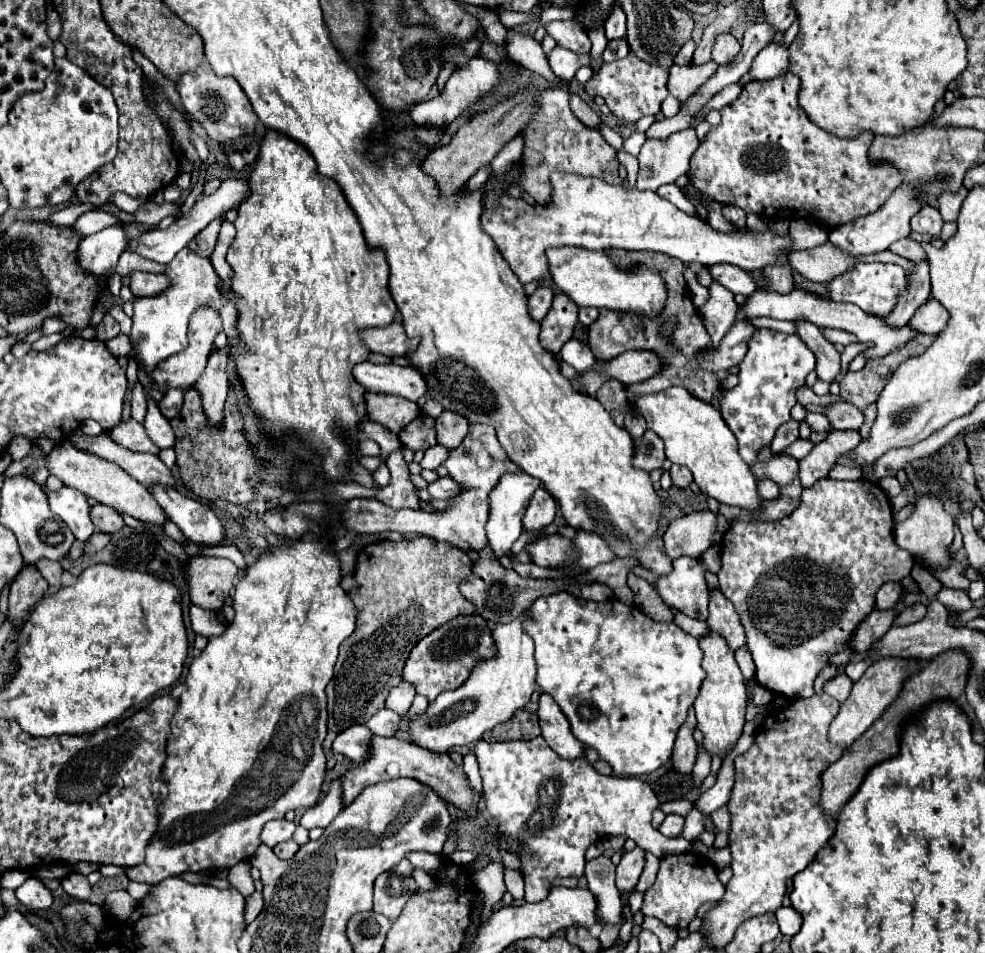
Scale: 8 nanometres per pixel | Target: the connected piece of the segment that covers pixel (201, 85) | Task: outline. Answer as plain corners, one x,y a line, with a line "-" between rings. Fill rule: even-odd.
202,65
196,73
182,75
180,81
176,83
176,87
184,101
188,115
202,125
202,129
206,131
206,135
212,141
216,141
216,143
234,141
234,139
254,131
258,117
254,115
252,105
246,99
246,93
242,93
242,87
234,79
218,77
218,75
214,75
212,69

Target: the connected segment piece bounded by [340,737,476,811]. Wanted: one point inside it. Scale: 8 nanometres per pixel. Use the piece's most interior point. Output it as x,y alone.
391,758

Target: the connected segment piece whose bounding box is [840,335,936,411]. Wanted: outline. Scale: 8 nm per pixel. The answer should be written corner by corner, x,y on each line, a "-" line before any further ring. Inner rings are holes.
918,335
906,347
886,357
868,359
864,369
856,373
850,373
850,371
846,373
846,377
840,383
840,395
864,411
870,403
876,403
882,389
886,387
886,381
892,377
898,365
910,357
922,355
934,341
936,341
936,335

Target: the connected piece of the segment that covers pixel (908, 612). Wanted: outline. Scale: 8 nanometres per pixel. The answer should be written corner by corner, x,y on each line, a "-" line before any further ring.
912,605
912,607
906,607
900,617
894,621
894,625
908,625
908,623
914,623
914,621
920,621
922,617
926,615
926,607
924,605

